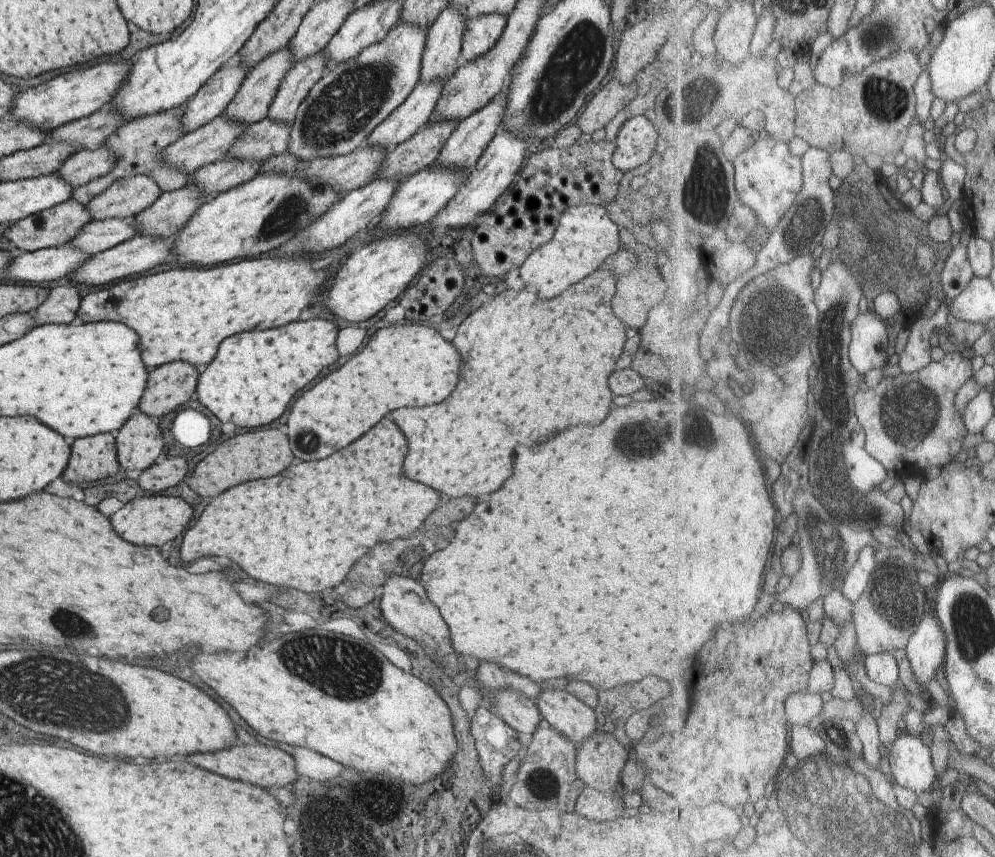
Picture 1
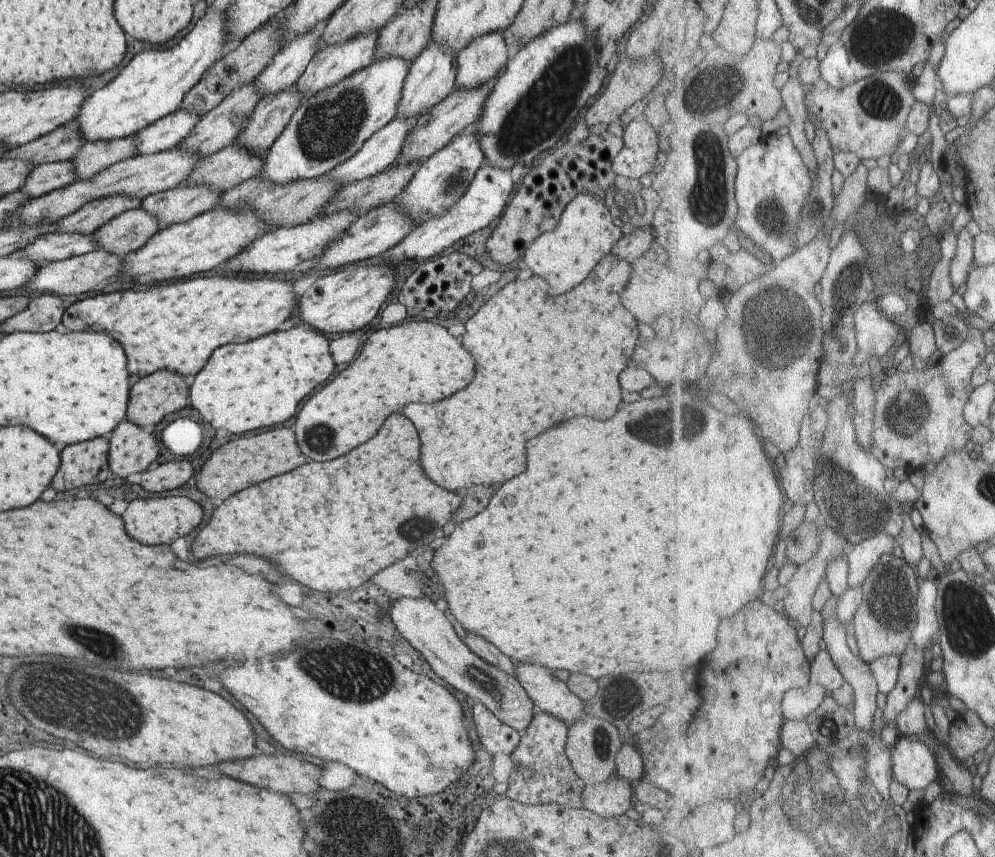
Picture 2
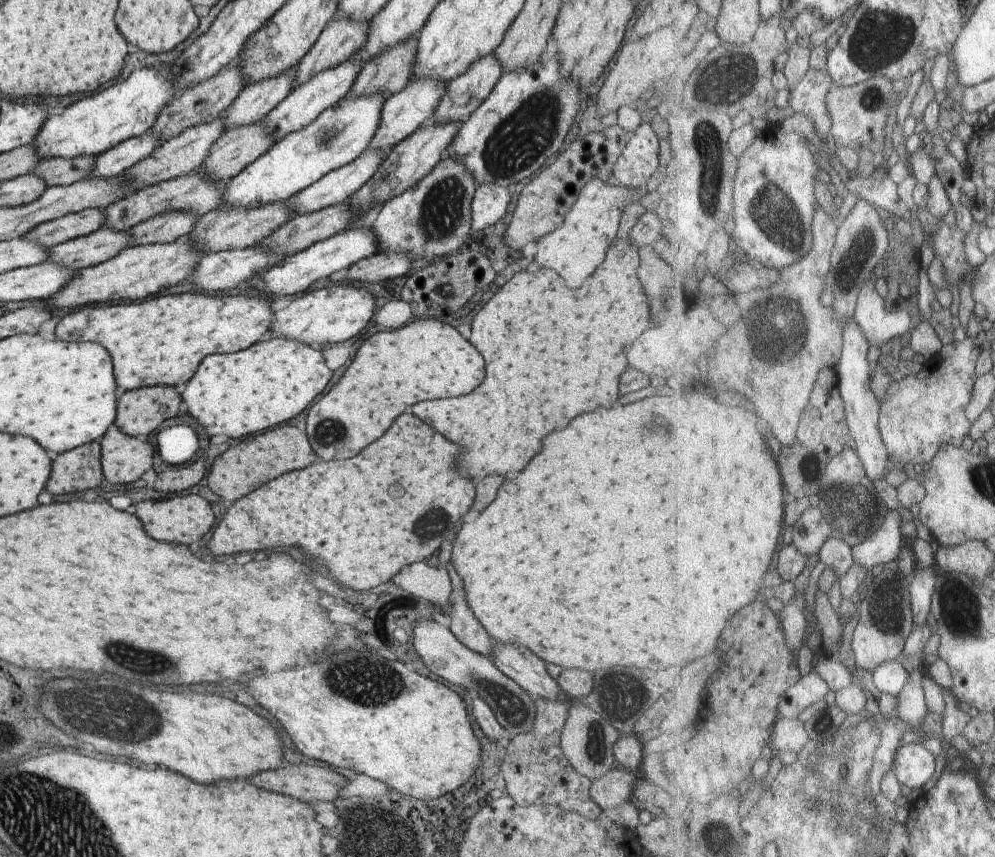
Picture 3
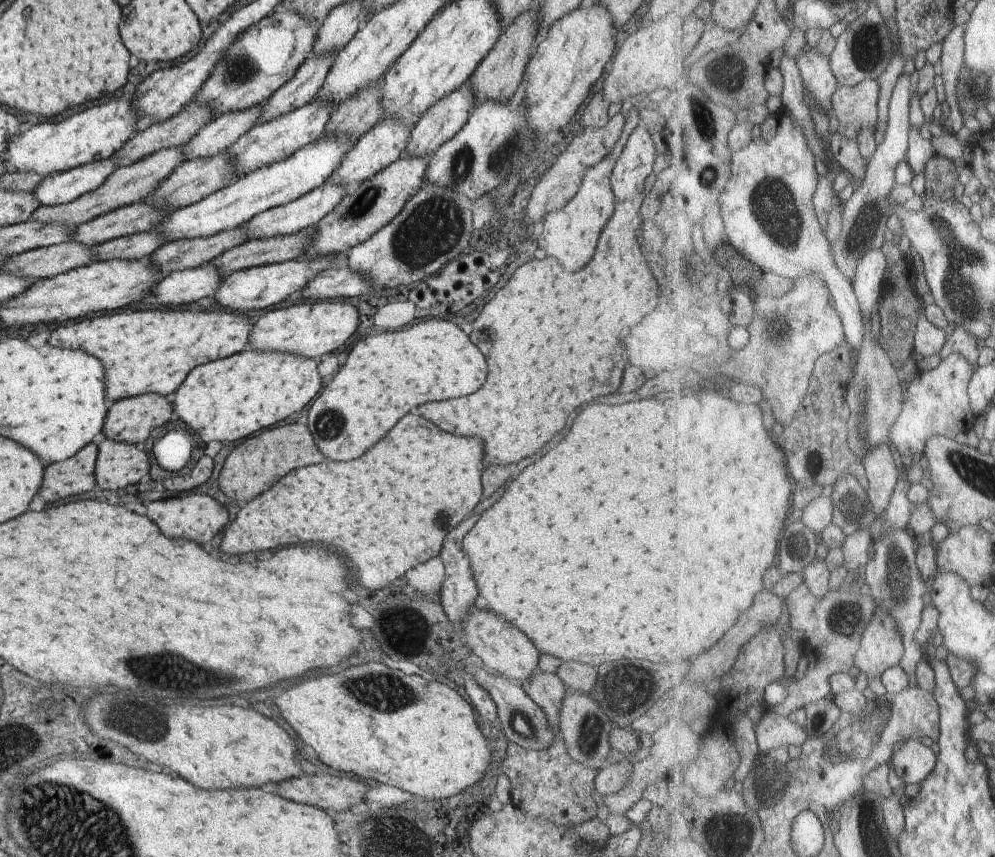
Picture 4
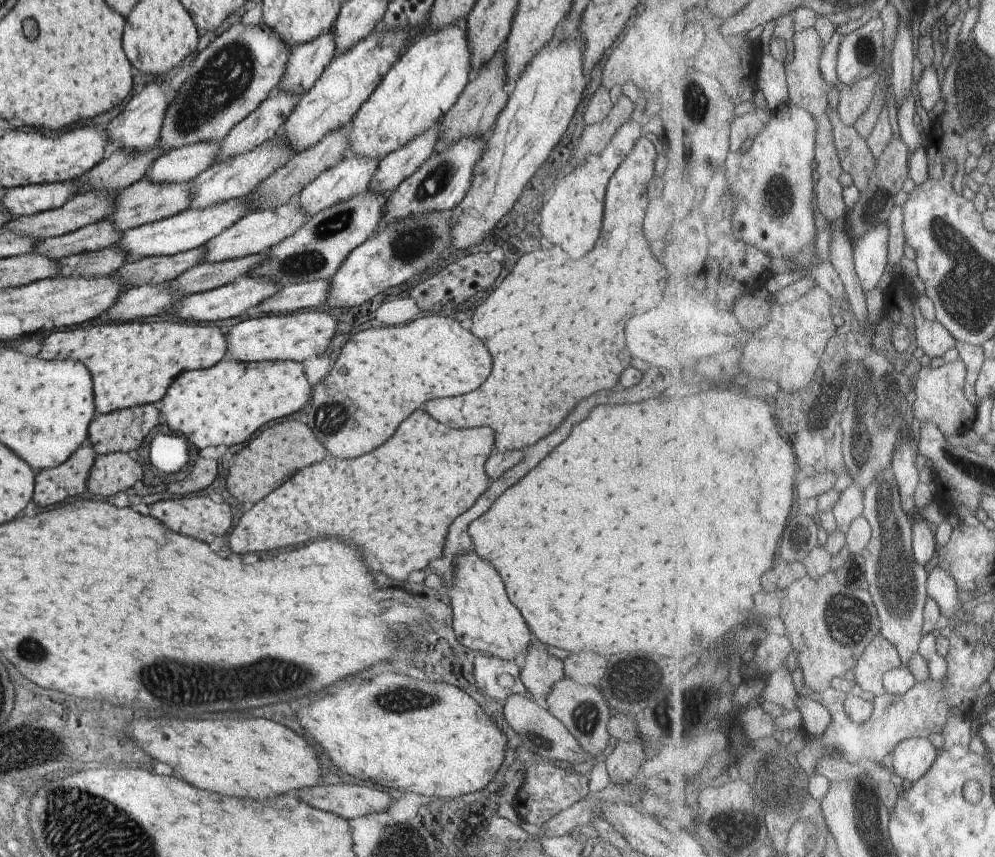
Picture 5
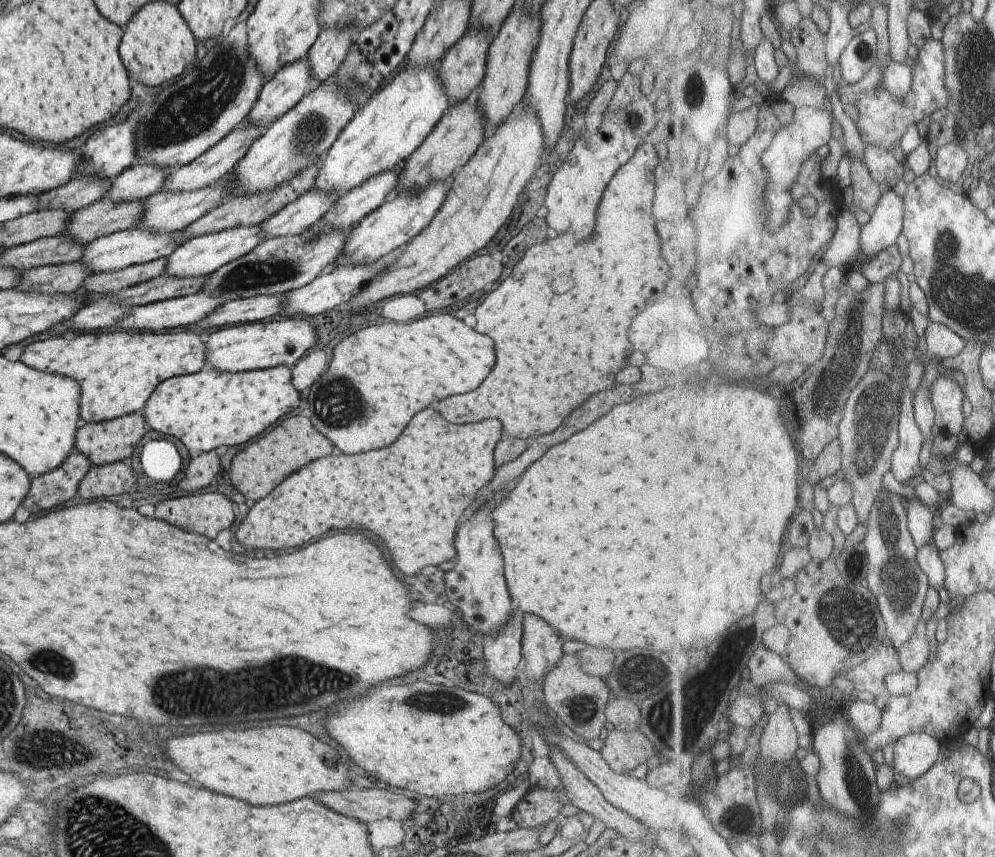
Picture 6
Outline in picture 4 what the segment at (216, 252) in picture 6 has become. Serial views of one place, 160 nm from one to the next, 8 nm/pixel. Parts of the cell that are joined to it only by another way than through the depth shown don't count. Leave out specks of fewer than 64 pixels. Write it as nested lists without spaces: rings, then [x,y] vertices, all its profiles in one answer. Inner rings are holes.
[[[324,182],[323,185],[315,187],[303,196],[294,201],[279,205],[263,212],[257,213],[254,217],[248,219],[242,224],[242,232],[245,241],[253,239],[266,239],[281,235],[292,235],[300,230],[313,227],[341,200],[341,197],[347,192],[345,187],[329,185]]]

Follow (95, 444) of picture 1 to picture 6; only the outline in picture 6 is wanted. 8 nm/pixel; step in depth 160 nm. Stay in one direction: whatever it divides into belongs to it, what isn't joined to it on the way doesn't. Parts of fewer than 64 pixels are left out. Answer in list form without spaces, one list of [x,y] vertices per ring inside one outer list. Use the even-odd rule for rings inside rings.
[[[73,450],[53,471],[30,480],[21,506],[31,514],[39,514],[43,510],[51,510],[53,506],[63,504],[76,494],[81,478],[91,466],[81,452]]]

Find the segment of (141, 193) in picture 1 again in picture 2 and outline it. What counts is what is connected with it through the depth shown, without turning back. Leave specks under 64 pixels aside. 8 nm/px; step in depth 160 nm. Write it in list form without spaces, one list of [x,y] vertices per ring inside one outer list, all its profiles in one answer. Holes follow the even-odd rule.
[[[113,195],[95,199],[85,203],[81,208],[56,220],[53,233],[91,235],[108,220],[125,211],[139,207],[138,199],[130,199],[121,195]]]

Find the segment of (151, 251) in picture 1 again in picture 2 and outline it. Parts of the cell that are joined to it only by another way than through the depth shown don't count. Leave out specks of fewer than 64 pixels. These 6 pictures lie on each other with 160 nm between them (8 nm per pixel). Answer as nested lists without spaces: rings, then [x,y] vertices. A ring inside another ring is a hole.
[[[93,250],[82,255],[75,255],[62,261],[41,264],[34,275],[22,288],[31,292],[47,292],[47,295],[63,296],[63,294],[83,294],[89,290],[99,290],[115,279],[120,271],[123,257],[105,251]]]

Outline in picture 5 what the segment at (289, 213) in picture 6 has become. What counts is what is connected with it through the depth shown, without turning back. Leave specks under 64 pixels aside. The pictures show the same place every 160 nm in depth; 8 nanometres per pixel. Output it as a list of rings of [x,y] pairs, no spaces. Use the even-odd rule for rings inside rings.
[[[345,157],[341,159],[335,166],[318,174],[300,190],[296,196],[298,205],[307,215],[314,215],[338,202],[346,201],[353,195],[364,193],[378,164],[379,159],[366,159],[365,157]]]

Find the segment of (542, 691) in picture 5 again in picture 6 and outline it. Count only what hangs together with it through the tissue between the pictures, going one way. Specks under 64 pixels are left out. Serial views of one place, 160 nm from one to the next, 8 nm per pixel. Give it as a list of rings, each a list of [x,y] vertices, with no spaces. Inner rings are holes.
[[[522,614],[522,636],[520,656],[524,658],[521,679],[529,683],[540,683],[542,678],[561,660],[564,640],[535,614]]]

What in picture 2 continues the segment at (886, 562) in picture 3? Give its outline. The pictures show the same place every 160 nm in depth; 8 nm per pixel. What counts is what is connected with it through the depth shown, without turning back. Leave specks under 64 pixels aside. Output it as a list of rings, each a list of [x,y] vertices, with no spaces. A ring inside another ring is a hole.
[[[891,534],[878,535],[856,543],[848,554],[850,560],[850,586],[863,586],[871,571],[885,558],[893,556],[897,548],[896,537]]]

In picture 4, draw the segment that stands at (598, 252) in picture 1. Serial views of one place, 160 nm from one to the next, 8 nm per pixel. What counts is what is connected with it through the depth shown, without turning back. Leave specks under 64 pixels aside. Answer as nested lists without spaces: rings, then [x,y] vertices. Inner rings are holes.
[[[605,155],[597,164],[585,169],[577,192],[560,209],[545,213],[542,218],[542,230],[537,237],[537,244],[565,270],[577,270],[593,256],[595,242],[600,233],[605,232],[604,224],[612,215],[614,194],[609,177],[614,161],[609,156]]]

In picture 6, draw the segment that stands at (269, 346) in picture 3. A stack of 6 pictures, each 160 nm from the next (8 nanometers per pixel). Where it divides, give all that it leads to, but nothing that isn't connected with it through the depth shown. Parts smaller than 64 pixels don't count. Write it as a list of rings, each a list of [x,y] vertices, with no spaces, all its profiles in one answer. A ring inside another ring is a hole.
[[[204,367],[194,374],[170,377],[161,382],[141,410],[147,427],[161,436],[171,436],[193,452],[208,452],[219,446],[241,446],[289,414],[299,405],[299,392],[291,384],[291,367],[229,373]]]

